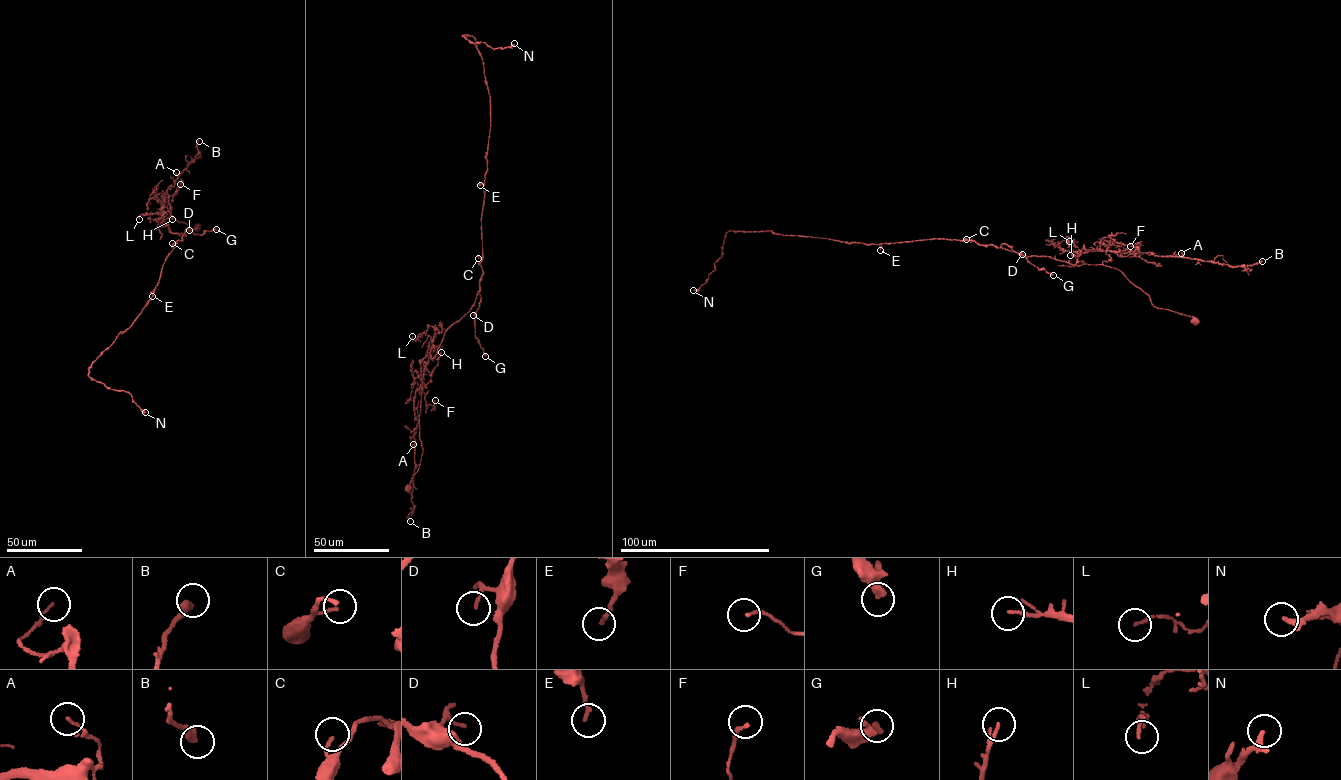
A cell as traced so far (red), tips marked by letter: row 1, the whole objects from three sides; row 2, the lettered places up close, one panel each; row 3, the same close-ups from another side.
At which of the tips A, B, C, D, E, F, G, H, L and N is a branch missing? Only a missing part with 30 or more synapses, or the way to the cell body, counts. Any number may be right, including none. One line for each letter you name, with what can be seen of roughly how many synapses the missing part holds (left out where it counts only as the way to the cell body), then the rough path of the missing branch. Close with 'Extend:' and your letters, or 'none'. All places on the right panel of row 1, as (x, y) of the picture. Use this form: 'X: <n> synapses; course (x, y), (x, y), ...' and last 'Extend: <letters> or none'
Extend: none

